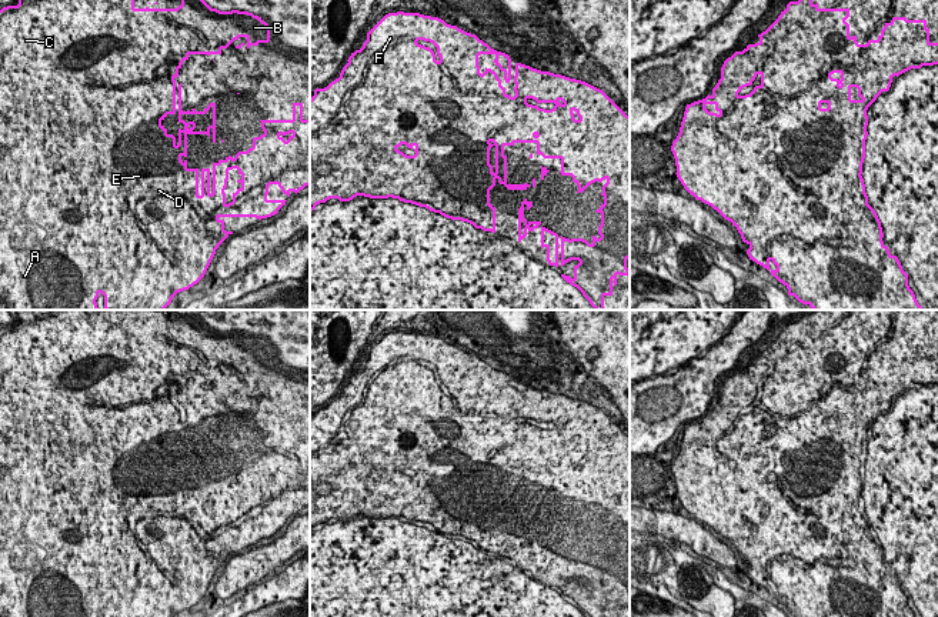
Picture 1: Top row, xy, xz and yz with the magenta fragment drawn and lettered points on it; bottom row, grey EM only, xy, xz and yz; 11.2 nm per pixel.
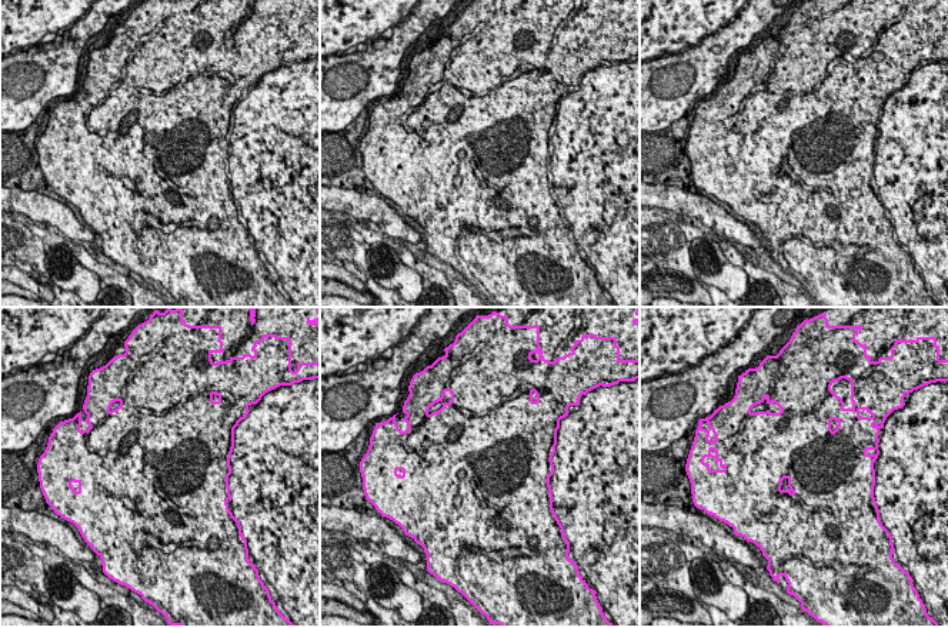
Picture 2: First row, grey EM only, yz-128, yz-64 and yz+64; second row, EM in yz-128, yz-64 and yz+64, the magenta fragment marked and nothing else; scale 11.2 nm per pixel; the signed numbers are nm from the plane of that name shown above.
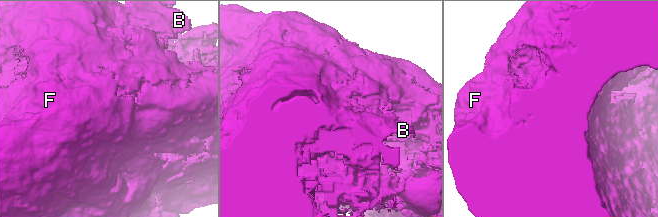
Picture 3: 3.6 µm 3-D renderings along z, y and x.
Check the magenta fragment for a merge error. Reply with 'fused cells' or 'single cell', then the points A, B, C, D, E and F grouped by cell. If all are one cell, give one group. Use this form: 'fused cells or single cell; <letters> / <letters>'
single cell; A B C D E F

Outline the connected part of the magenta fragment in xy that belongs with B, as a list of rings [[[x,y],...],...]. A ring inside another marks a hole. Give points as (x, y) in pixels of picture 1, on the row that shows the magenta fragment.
[[[19,0],[17,6],[7,6],[0,10],[0,310],[99,310],[97,297],[101,293],[104,296],[104,308],[106,310],[164,310],[173,300],[173,297],[184,290],[188,290],[197,284],[206,274],[216,250],[218,246],[230,236],[233,231],[224,230],[224,217],[256,217],[258,220],[271,217],[278,213],[278,210],[286,204],[287,200],[268,200],[268,186],[277,184],[281,189],[281,193],[290,197],[290,193],[296,194],[303,190],[306,186],[310,186],[310,119],[303,119],[303,103],[293,103],[293,119],[291,120],[260,120],[263,134],[253,139],[253,147],[247,151],[238,151],[236,157],[226,157],[213,163],[213,169],[188,169],[187,160],[187,136],[188,134],[207,134],[213,137],[216,143],[216,103],[210,103],[203,111],[193,109],[191,111],[181,110],[181,83],[176,84],[176,77],[178,77],[178,70],[184,60],[188,60],[190,54],[221,54],[223,49],[227,49],[234,40],[240,37],[247,39],[247,49],[251,46],[258,46],[260,43],[270,41],[270,26],[261,20],[261,17],[254,16],[248,11],[220,11],[211,9],[204,0],[181,0],[181,4],[177,9],[136,9],[134,0]],[[168,114],[178,114],[178,123],[184,124],[184,129],[178,129],[178,137],[167,133],[167,129],[161,121]],[[237,169],[241,176],[237,183],[241,184],[236,193],[233,193],[233,201],[226,203],[226,187],[228,180],[228,171]]]

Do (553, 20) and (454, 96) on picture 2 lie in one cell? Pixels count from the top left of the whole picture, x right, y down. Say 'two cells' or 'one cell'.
two cells

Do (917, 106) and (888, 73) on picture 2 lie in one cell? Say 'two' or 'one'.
one

